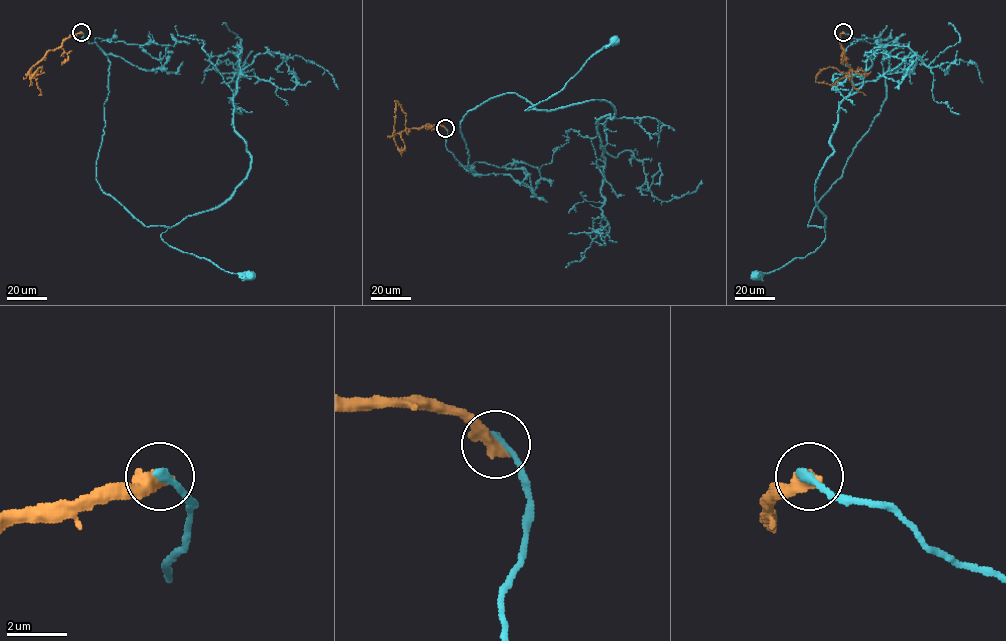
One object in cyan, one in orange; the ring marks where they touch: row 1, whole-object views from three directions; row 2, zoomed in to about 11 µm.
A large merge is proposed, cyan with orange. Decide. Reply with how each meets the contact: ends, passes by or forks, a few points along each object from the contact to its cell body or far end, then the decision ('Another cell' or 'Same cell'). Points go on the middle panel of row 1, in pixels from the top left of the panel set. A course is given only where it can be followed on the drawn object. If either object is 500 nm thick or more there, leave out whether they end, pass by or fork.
Course of cyan: (445, 128), (447, 149), (472, 171), (459, 123), (469, 111), (510, 93), (534, 109), (525, 110), (615, 39). Course of orange: (445, 128), (428, 125), (394, 135), (394, 100), (406, 114), (405, 130), (408, 135). Another cell

